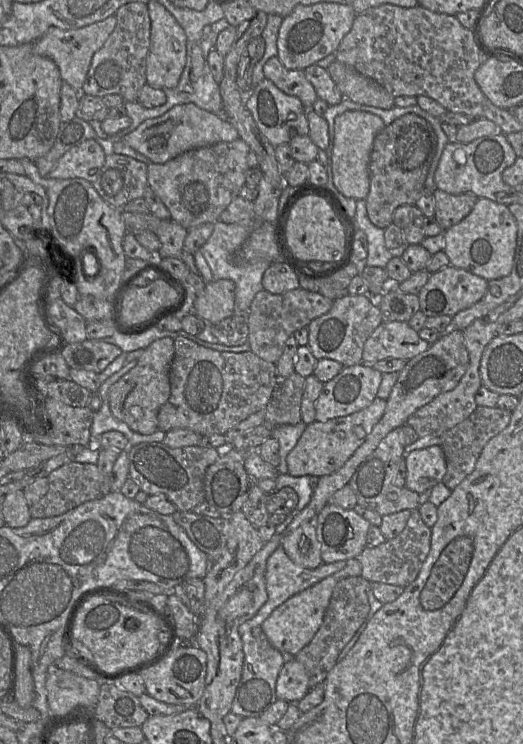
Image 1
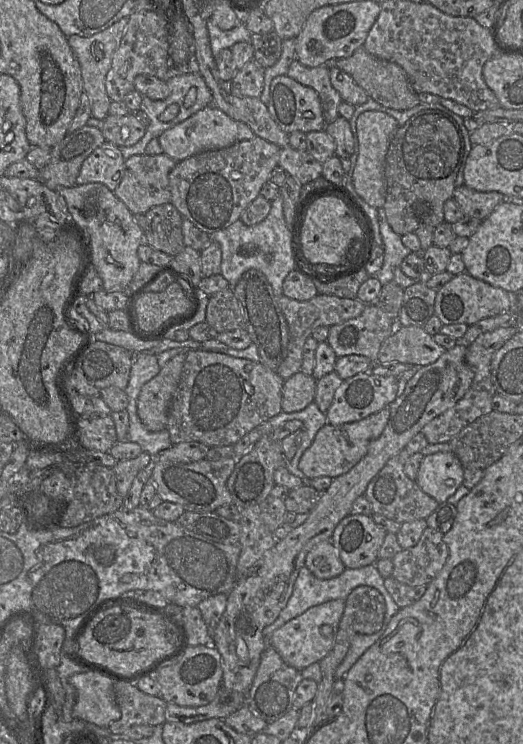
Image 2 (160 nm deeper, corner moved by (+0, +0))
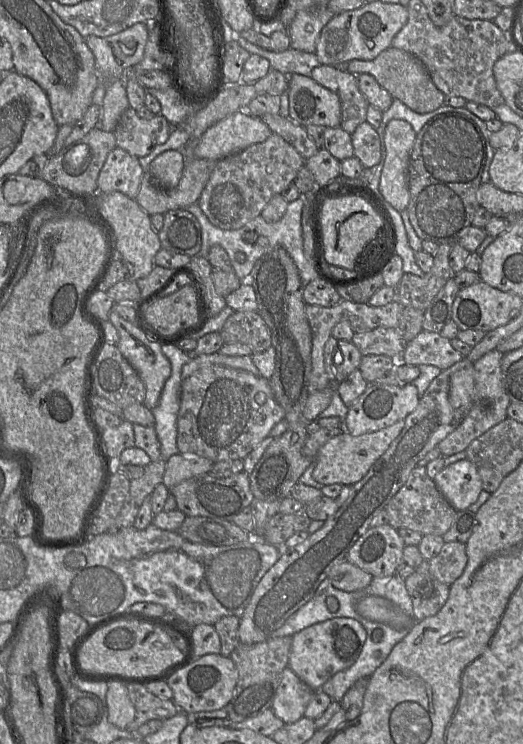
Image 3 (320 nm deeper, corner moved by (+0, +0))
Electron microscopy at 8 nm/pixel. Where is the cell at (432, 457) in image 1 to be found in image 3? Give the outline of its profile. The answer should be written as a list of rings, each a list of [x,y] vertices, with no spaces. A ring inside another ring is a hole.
[[[467,459],[446,465],[433,481],[456,511],[467,510],[483,490],[476,466]]]

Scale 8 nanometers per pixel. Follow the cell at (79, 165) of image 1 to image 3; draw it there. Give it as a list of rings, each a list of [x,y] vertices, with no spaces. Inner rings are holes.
[[[115,147],[107,155],[99,172],[98,193],[108,194],[116,191],[135,199],[143,173],[144,170],[137,157]]]

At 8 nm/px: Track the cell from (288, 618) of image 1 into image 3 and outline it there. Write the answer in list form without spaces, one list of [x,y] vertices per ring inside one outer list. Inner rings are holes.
[[[336,617],[313,624],[292,636],[288,667],[311,690],[318,691],[333,675],[356,662],[366,637],[362,624],[349,617]]]

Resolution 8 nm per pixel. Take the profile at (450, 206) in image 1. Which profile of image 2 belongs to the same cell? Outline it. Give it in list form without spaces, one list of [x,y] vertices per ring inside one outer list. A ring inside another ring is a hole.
[[[465,185],[457,187],[452,198],[458,204],[464,217],[479,219],[488,217],[500,203],[507,199],[499,192],[480,192]]]

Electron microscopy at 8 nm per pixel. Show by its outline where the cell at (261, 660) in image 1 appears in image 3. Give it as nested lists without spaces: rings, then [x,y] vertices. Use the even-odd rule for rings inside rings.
[[[287,667],[281,673],[280,683],[275,691],[271,711],[284,724],[292,724],[304,717],[310,702],[311,690],[293,671]]]

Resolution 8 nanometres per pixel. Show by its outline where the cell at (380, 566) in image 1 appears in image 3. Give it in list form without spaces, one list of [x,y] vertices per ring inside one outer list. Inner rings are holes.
[[[445,542],[440,552],[427,561],[428,572],[450,586],[463,574],[467,562],[465,543]]]

